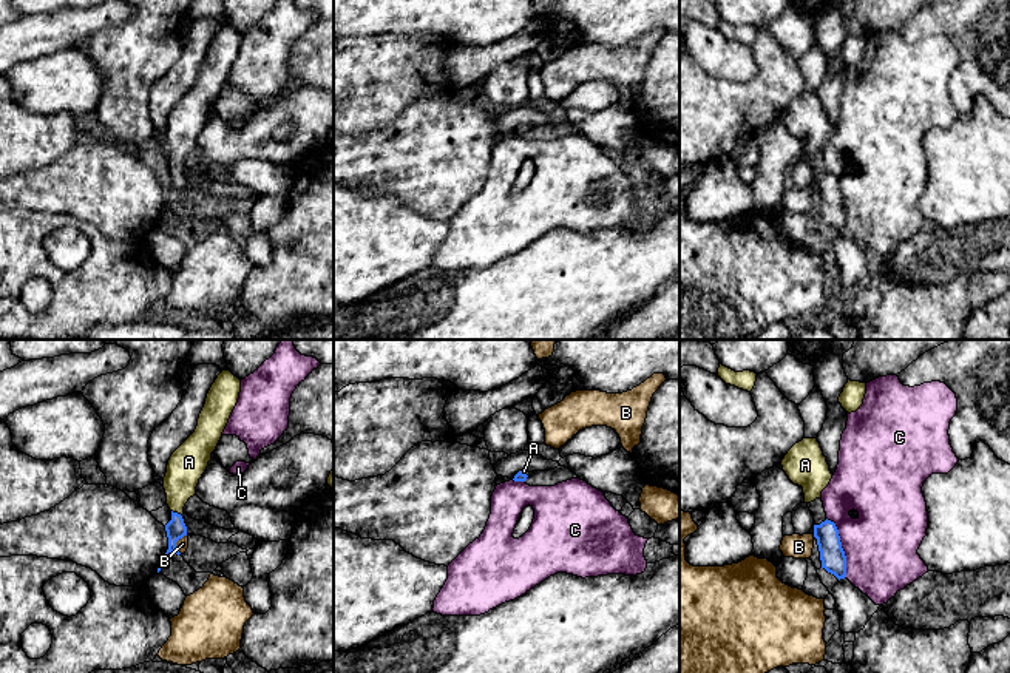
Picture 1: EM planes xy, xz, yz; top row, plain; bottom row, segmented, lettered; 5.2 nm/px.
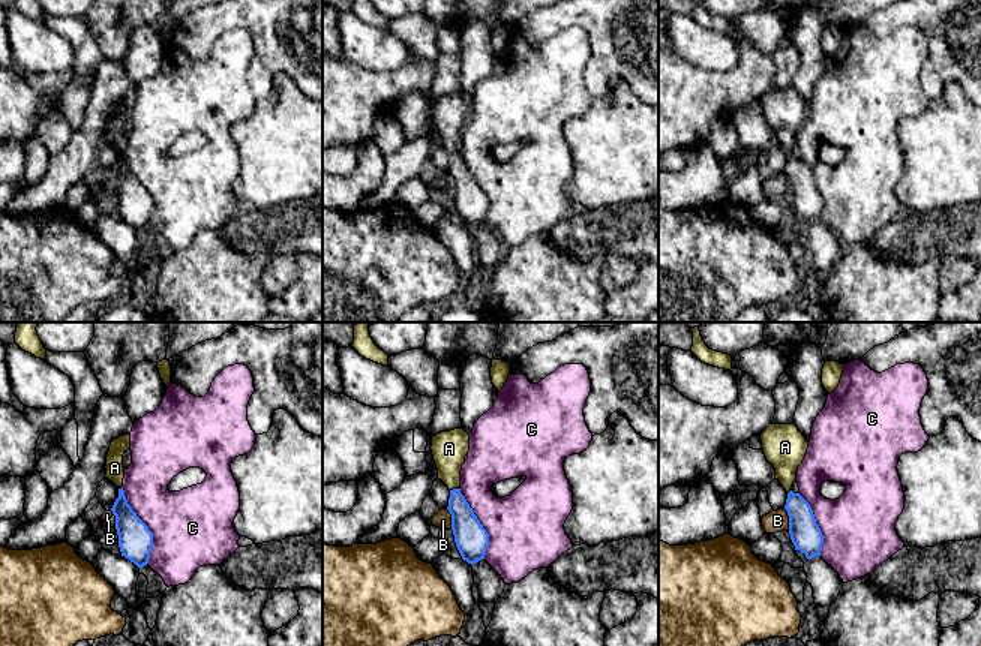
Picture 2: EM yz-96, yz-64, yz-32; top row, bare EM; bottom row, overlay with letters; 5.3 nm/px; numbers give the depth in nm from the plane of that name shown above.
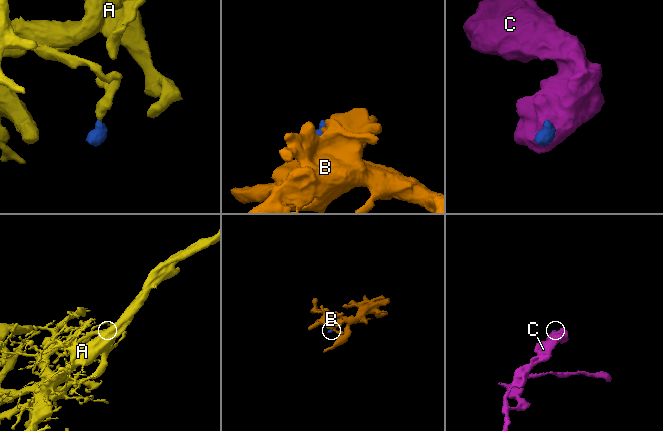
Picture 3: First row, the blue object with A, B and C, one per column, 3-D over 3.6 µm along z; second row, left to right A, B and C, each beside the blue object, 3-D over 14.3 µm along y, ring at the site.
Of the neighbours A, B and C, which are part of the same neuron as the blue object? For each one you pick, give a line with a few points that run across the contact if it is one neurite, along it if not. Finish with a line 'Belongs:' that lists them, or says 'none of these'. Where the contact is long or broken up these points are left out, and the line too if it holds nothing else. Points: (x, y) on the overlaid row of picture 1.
A: Line: xy (175, 528), (176, 513), (176, 496), (186, 466)
Belongs: A

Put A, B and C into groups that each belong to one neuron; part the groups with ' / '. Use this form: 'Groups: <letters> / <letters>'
Groups: A / B / C

